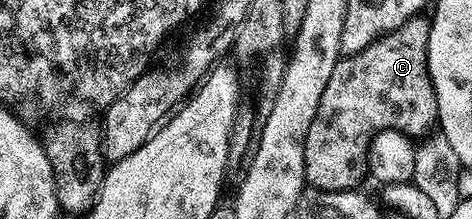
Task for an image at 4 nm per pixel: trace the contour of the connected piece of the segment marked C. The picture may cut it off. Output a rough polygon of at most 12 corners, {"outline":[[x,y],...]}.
{"outline":[[425,16],[337,61],[305,181],[367,178],[371,140],[438,125]]}

